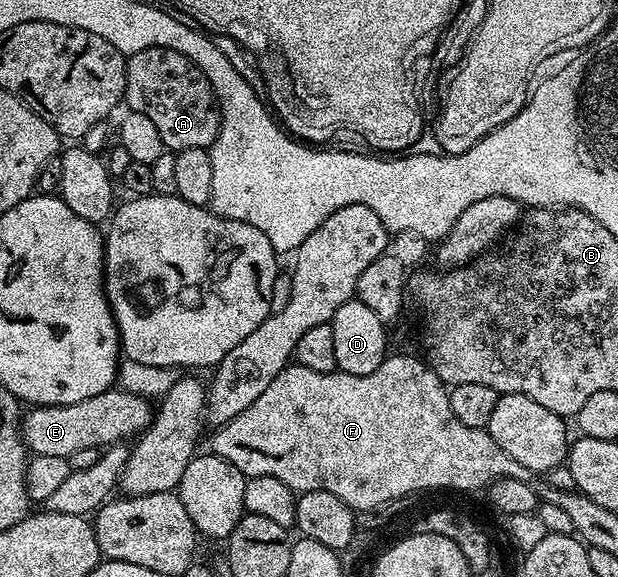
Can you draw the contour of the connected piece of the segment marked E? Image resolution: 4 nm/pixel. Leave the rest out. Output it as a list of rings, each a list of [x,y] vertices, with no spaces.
[[[110,388],[99,396],[62,406],[33,406],[21,419],[21,439],[30,455],[63,456],[69,459],[83,448],[101,450],[136,439],[152,422],[155,406],[150,399],[120,388]]]

